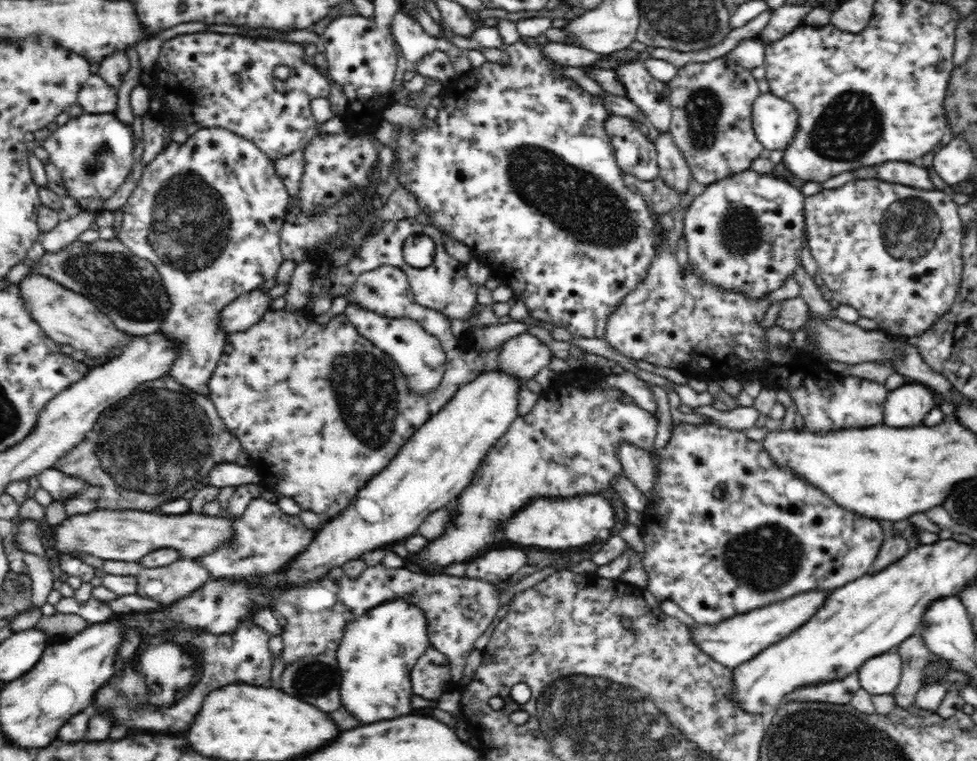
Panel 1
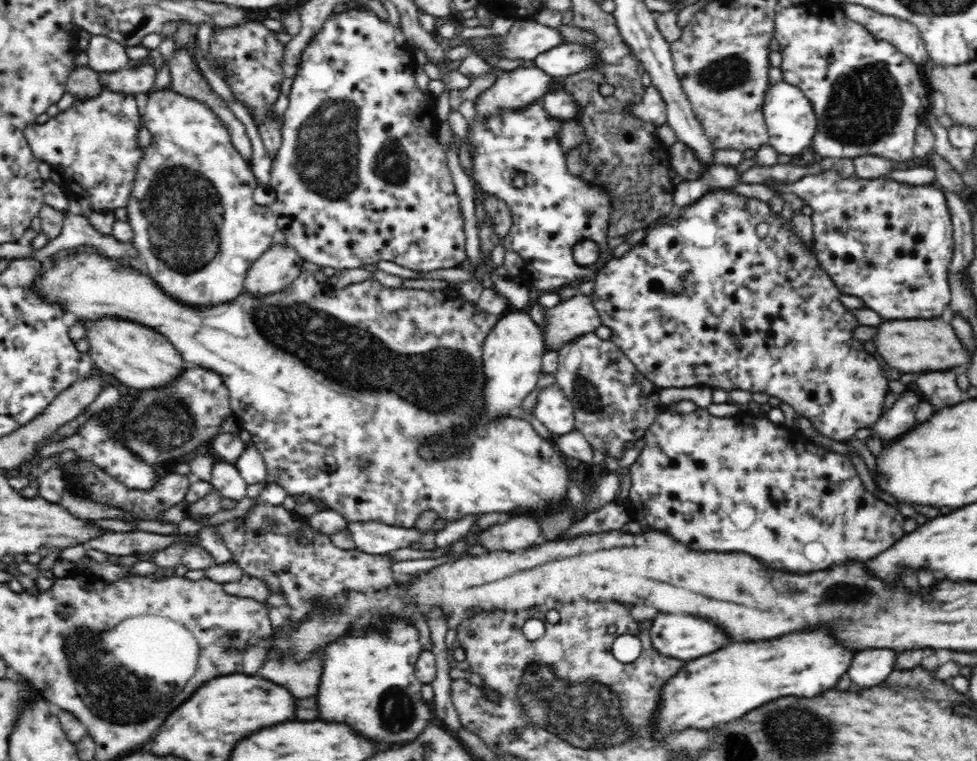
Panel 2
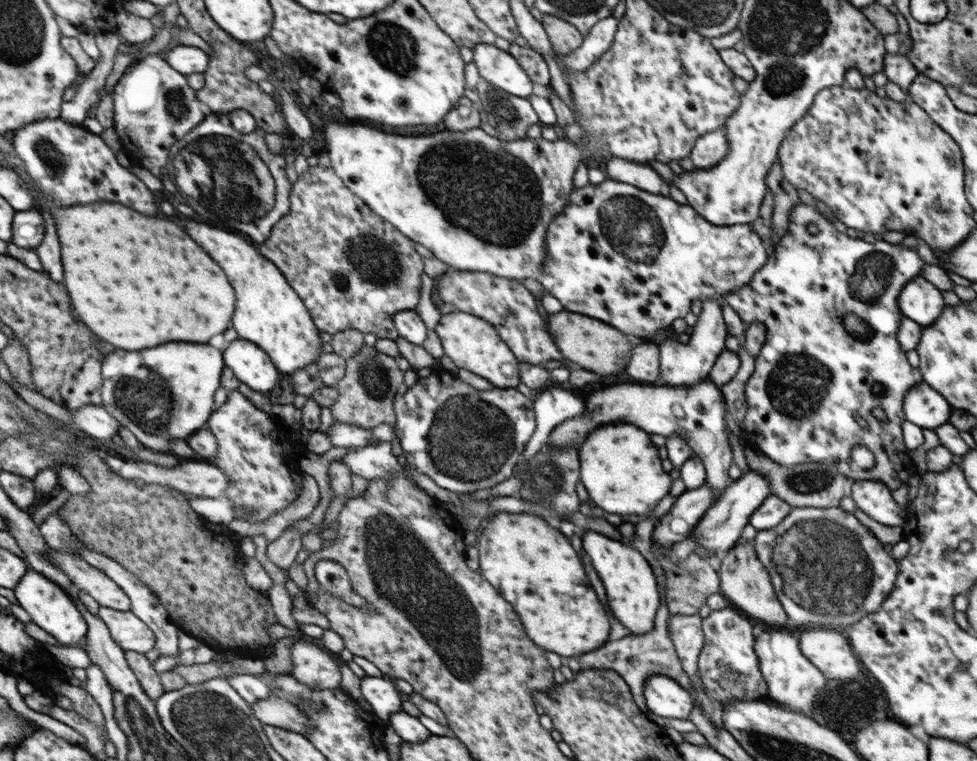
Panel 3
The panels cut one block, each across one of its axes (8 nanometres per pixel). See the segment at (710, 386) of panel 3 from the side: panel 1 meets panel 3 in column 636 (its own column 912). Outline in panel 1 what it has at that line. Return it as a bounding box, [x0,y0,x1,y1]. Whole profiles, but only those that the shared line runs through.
[883,382,936,428]

